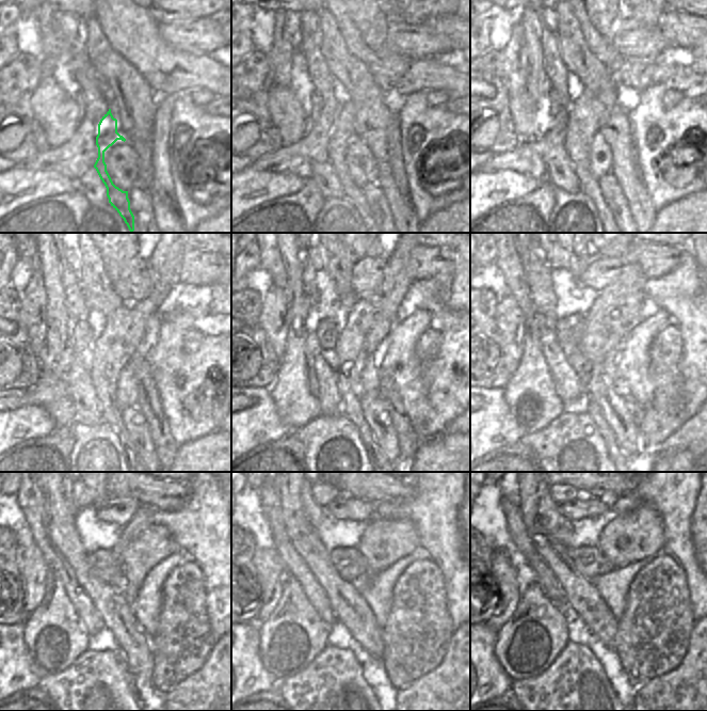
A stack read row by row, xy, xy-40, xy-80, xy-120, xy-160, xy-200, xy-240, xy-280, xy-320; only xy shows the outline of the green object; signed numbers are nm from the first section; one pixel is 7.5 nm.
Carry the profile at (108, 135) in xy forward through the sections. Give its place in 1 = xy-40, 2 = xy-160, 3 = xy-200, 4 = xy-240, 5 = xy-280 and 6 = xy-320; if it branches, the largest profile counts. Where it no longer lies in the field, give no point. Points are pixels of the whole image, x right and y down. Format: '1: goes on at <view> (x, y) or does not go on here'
1: goes on at xy-40 (342, 132)
2: goes on at xy-160 (369, 321)
3: goes on at xy-200 (616, 310)
4: goes on at xy-240 (142, 544)
5: goes on at xy-280 (383, 542)
6: goes on at xy-320 (636, 535)

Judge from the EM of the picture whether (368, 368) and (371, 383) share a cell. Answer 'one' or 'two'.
one

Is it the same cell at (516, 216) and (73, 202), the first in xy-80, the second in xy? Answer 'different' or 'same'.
same

